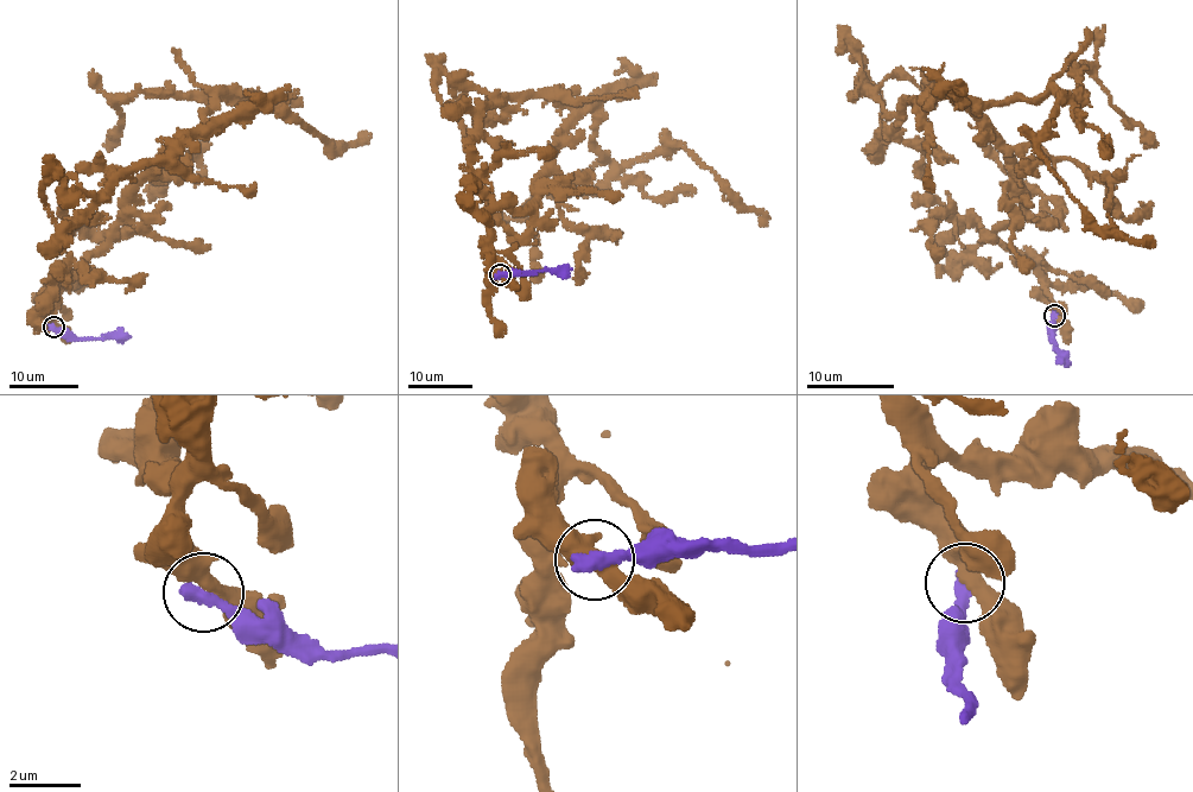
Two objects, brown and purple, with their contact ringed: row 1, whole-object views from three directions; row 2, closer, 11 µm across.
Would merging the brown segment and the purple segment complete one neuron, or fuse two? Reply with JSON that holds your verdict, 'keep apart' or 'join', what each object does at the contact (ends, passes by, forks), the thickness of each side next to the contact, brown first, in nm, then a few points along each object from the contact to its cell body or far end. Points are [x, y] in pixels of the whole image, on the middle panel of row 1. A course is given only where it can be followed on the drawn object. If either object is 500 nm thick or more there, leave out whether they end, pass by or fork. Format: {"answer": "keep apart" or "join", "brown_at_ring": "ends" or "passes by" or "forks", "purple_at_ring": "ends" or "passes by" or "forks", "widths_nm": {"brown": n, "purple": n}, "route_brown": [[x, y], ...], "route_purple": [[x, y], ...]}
{"answer": "keep apart", "brown_at_ring": "passes by", "purple_at_ring": "ends", "widths_nm": {"brown": 480, "purple": 460}, "route_brown": [[500, 274], [487, 219], [535, 201], [581, 108], [609, 159], [683, 145], [767, 225]], "route_purple": [[500, 274], [571, 270]]}

